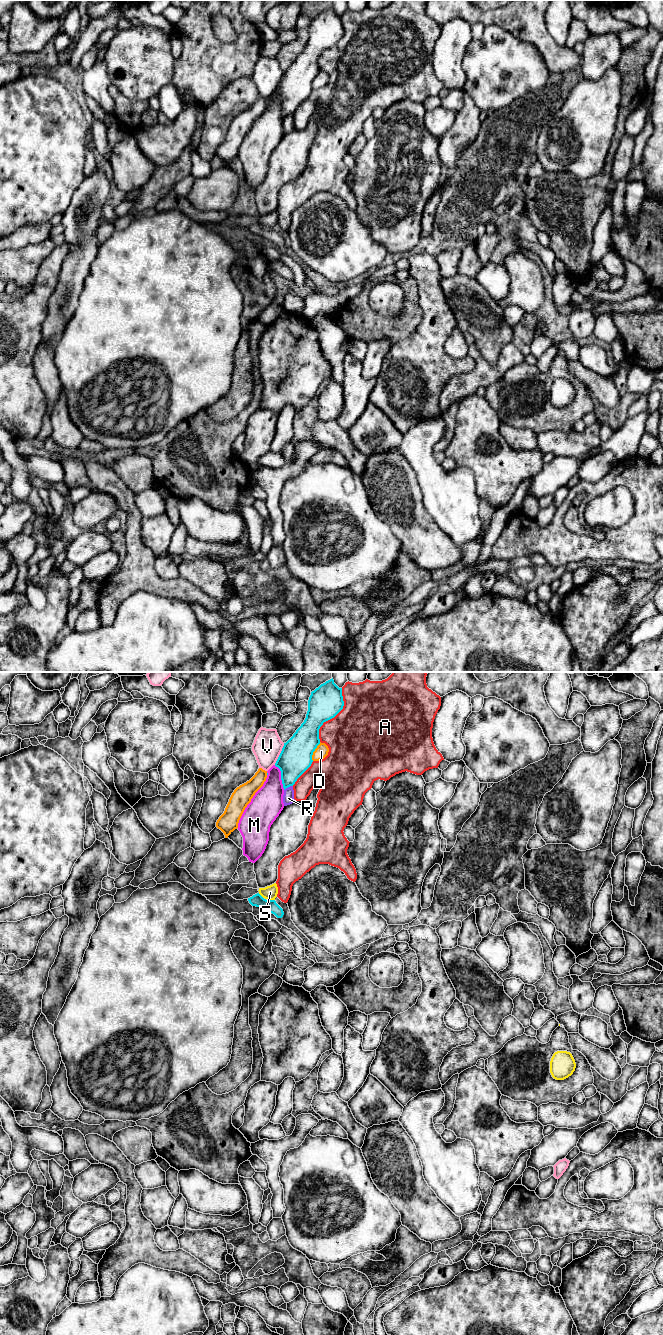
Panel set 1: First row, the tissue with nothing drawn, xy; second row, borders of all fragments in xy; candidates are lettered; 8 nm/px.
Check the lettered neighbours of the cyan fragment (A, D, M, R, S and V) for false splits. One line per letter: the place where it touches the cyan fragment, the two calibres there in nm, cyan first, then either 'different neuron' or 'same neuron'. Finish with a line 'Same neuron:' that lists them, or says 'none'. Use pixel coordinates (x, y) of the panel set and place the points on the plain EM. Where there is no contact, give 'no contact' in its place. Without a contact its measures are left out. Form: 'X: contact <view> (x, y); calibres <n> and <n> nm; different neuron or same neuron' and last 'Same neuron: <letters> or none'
A: contact xy (333, 45); calibres 280 and 500 nm; different neuron
D: contact xy (314, 78); calibres 260 and 100 nm; different neuron
M: contact xy (281, 105); calibres 260 and 260 nm; different neuron
R: contact xy (288, 114); calibres 260 and 100 nm; different neuron
S: contact xy (271, 228); calibres 100 and 110 nm; different neuron
V: contact xy (280, 82); calibres 260 and 240 nm; different neuron
Same neuron: none

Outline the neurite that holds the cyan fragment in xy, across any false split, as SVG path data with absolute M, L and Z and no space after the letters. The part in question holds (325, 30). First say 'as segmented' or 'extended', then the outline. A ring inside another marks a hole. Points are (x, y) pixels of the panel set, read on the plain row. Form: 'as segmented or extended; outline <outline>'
as segmented; outline M333 6L311 20L304 50L284 71L275 91L281 99L284 118L293 114L311 94L313 80L320 72L320 55L324 50L334 46L343 34L342 16L334 11Z

